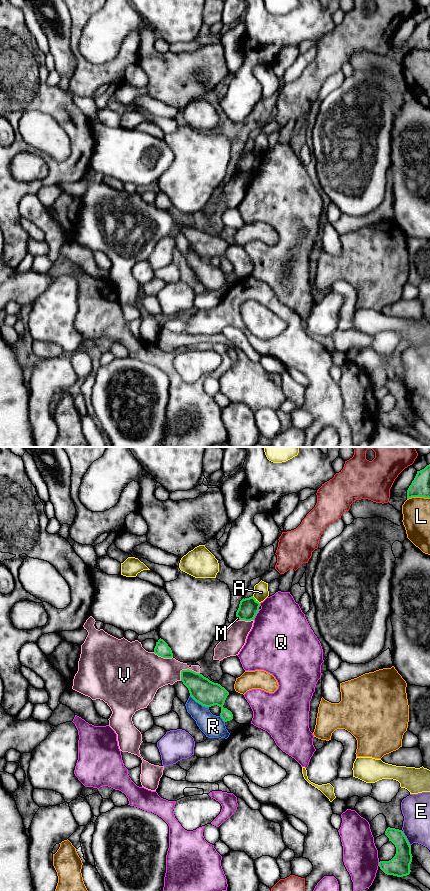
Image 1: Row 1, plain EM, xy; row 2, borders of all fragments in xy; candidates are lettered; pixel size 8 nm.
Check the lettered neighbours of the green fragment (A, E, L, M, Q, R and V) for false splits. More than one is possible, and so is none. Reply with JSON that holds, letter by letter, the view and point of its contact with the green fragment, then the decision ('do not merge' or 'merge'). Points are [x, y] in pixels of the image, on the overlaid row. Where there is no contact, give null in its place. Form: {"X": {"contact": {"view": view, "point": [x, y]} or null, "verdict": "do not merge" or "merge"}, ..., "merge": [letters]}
{"A": {"contact": {"view": "xy", "point": [255, 600]}, "verdict": "do not merge"}, "E": {"contact": {"view": "xy", "point": [406, 839]}, "verdict": "do not merge"}, "L": {"contact": {"view": "xy", "point": [418, 496]}, "verdict": "do not merge"}, "M": {"contact": {"view": "xy", "point": [238, 617]}, "verdict": "do not merge"}, "Q": {"contact": {"view": "xy", "point": [256, 613]}, "verdict": "do not merge"}, "R": {"contact": {"view": "xy", "point": [199, 703]}, "verdict": "merge"}, "V": {"contact": {"view": "xy", "point": [185, 670]}, "verdict": "do not merge"}, "merge": ["R"]}

